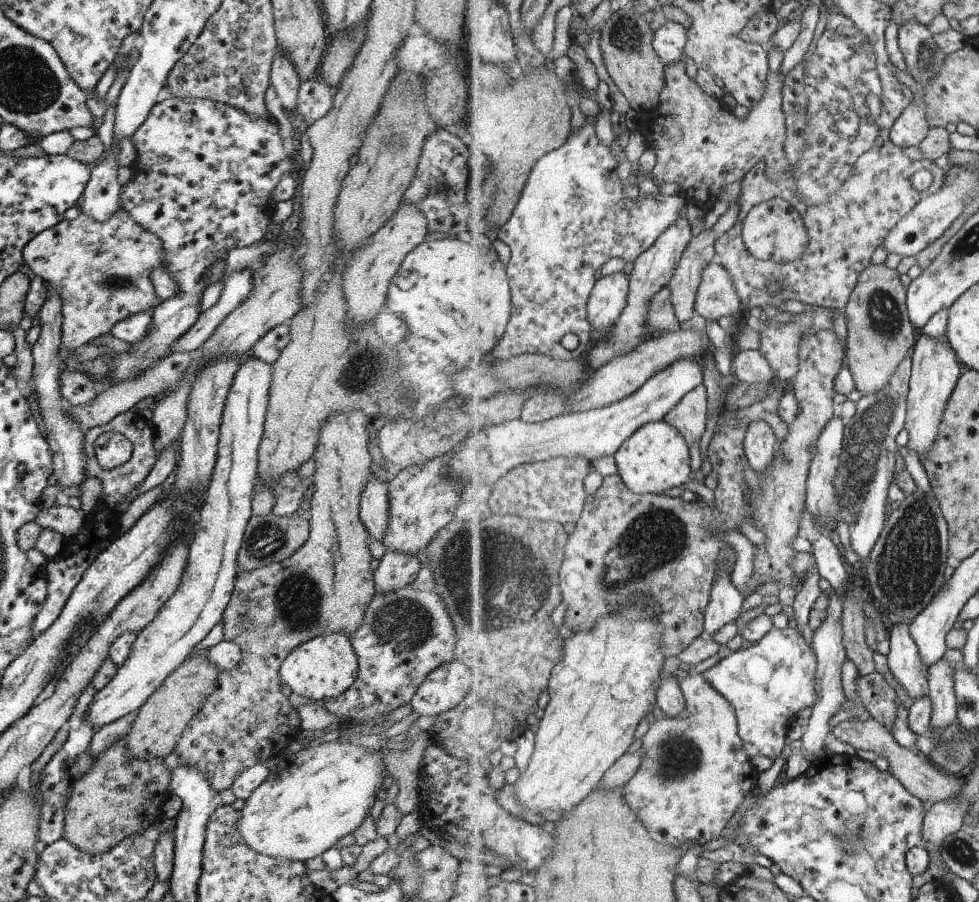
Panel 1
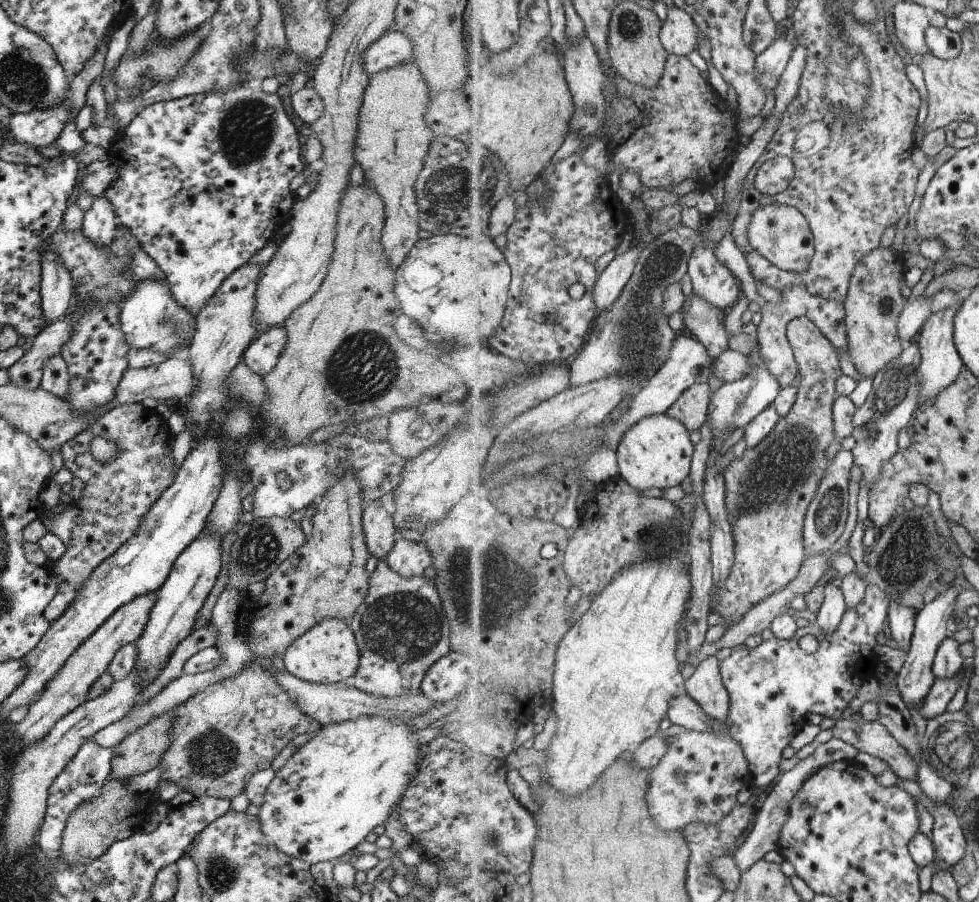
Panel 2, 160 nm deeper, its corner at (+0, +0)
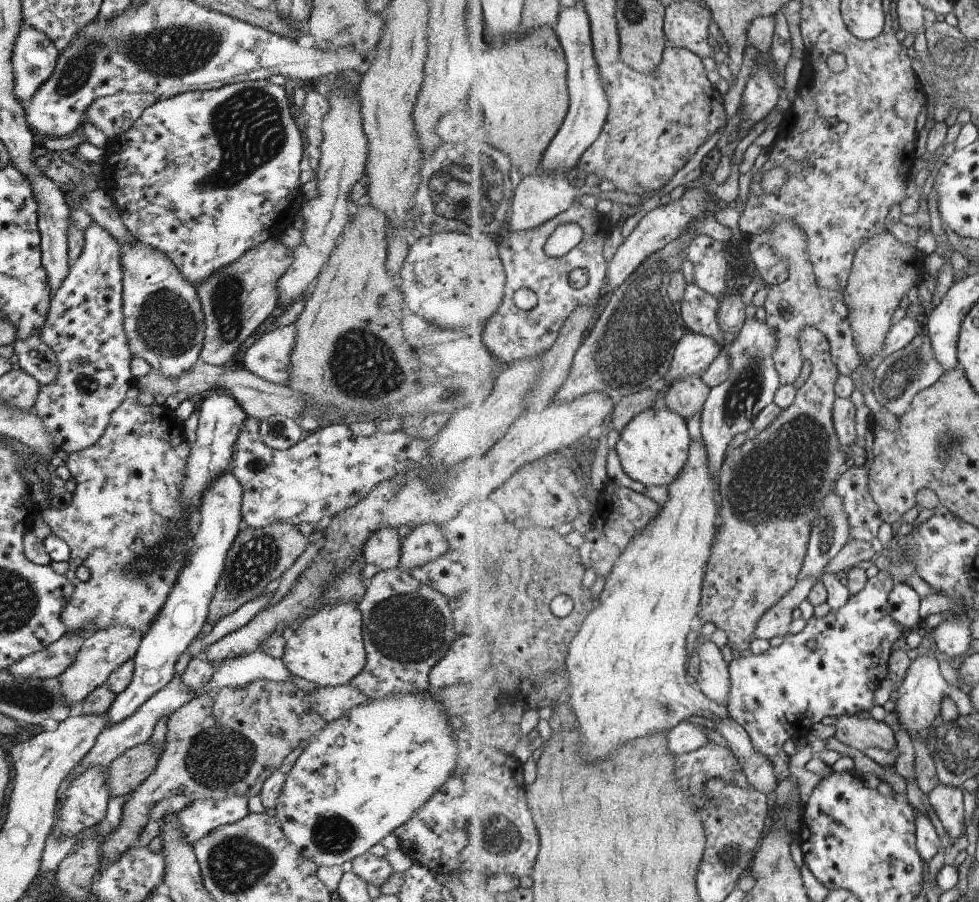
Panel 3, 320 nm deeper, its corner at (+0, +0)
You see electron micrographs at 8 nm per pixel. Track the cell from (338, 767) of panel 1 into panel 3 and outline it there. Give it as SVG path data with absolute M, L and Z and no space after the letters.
M427 689L420 693L395 693L385 698L367 699L363 704L350 708L343 716L325 723L325 726L309 740L292 769L285 775L280 795L276 800L274 817L280 824L285 838L303 858L310 860L317 867L340 866L343 862L351 862L356 856L367 853L371 846L375 846L387 834L406 823L447 782L458 766L460 742L457 746L458 738L453 738L453 734L457 736L456 719L457 713L444 693Z

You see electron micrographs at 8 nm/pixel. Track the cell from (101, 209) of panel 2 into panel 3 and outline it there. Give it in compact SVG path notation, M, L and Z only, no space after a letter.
M93 220L82 233L84 241L81 252L79 253L77 260L69 265L68 273L65 275L63 282L51 292L51 299L45 320L43 321L41 328L38 330L37 336L39 337L39 340L43 342L43 344L46 344L49 347L49 350L53 351L58 367L54 379L49 384L40 385L38 388L31 408L31 411L39 417L43 430L52 440L52 446L55 448L55 451L63 450L66 453L74 453L95 444L105 430L105 427L109 422L110 414L122 403L122 400L127 397L126 392L129 390L129 387L134 385L134 380L129 368L130 360L133 356L129 352L122 327L122 272L119 262L119 244L117 244L116 240L104 228L101 228L97 223L93 222Z

